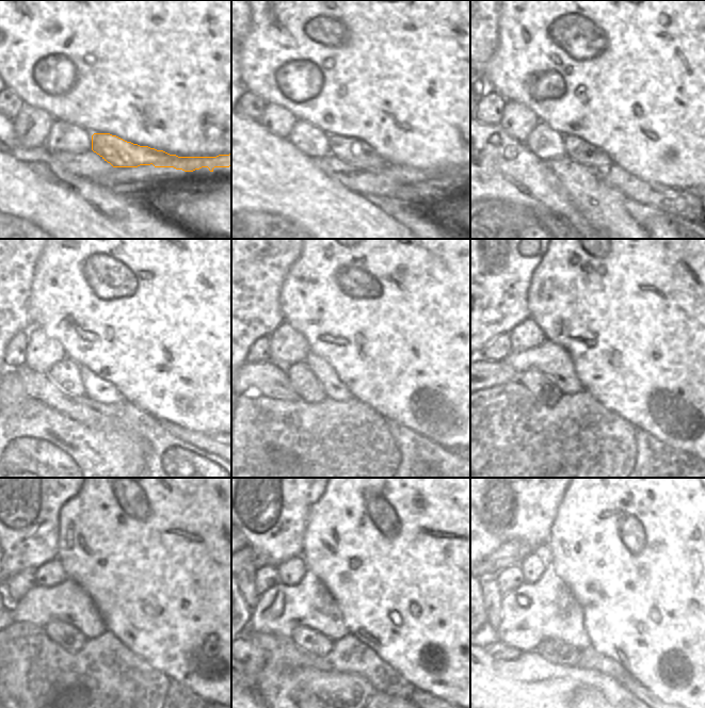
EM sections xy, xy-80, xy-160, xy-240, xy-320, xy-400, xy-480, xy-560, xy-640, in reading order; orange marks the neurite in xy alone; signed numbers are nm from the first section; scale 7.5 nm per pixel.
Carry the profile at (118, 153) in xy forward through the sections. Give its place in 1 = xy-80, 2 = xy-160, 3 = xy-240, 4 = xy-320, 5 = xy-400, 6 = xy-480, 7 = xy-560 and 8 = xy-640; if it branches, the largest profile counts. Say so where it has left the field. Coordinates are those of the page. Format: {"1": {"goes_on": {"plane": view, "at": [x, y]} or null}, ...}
{"1": {"goes_on": {"plane": "xy-80", "at": [354, 151]}}, "2": {"goes_on": {"plane": "xy-160", "at": [577, 149]}}, "3": {"goes_on": {"plane": "xy-240", "at": [96, 388]}}, "4": {"goes_on": {"plane": "xy-320", "at": [333, 387]}}, "5": {"goes_on": {"plane": "xy-400", "at": [551, 359]}}, "6": {"goes_on": {"plane": "xy-480", "at": [67, 601]}}, "7": {"goes_on": {"plane": "xy-560", "at": [279, 610]}}, "8": {"goes_on": {"plane": "xy-640", "at": [547, 609]}}}

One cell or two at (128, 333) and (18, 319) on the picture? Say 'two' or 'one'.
two

